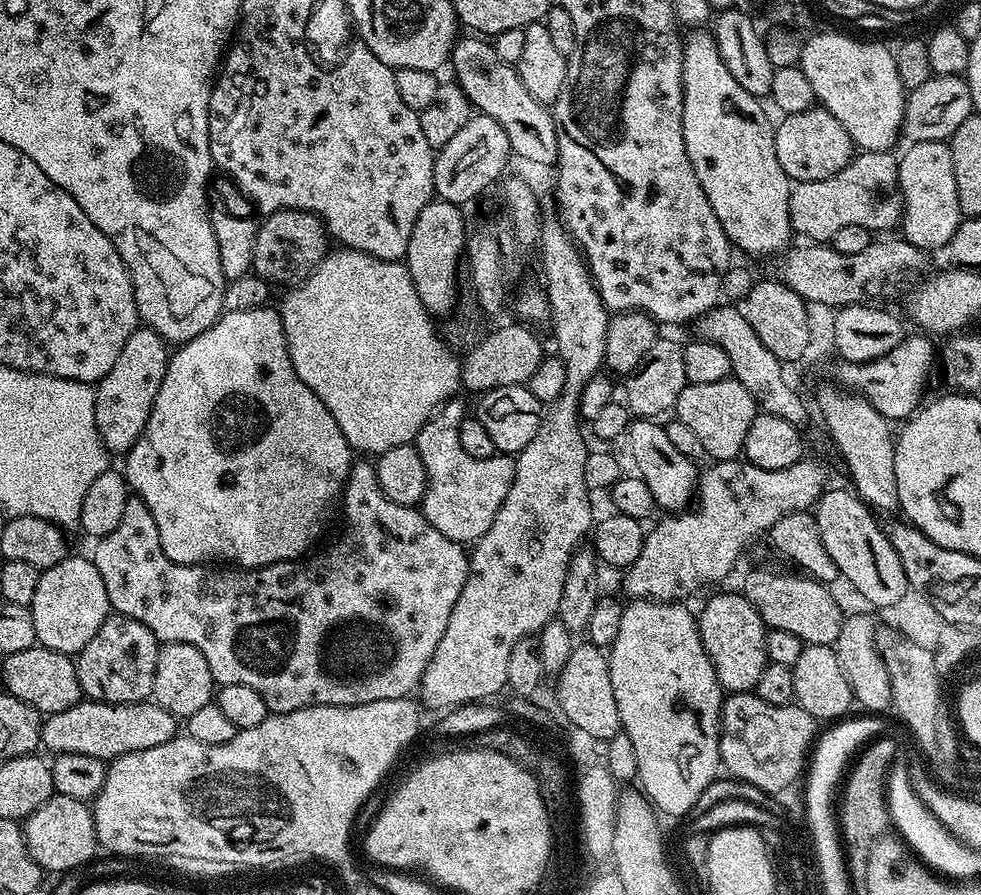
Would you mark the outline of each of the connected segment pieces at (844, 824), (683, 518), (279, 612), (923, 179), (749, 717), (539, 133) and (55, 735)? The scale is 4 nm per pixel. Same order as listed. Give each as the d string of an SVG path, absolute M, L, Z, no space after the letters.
M877 738L855 757L854 763L847 769L838 796L838 831L845 845L868 846L889 831L888 773L897 753L892 748L891 739Z
M740 458L709 463L709 468L699 473L694 507L679 514L661 515L661 520L647 529L642 554L638 554L636 561L623 573L624 592L628 598L672 602L680 598L683 592L694 591L699 584L726 579L732 567L739 562L744 547L755 536L763 537L768 528L782 518L782 514L811 509L826 491L823 466L816 460L808 459L802 458L786 470L762 470Z
M360 458L353 463L348 481L344 483L343 504L344 533L337 538L336 544L330 545L325 550L324 556L309 555L307 558L278 562L265 568L237 568L170 562L170 558L166 558L166 550L162 550L154 514L150 514L146 502L132 494L128 497L126 511L118 521L118 526L110 534L95 541L96 549L90 552L90 559L98 574L102 574L108 607L115 615L129 616L142 622L142 626L146 626L155 634L157 641L164 644L194 646L202 654L202 658L206 658L206 666L210 666L210 674L217 685L237 684L258 690L258 694L262 694L262 702L266 702L269 713L293 712L315 704L365 704L383 700L403 700L411 693L408 692L411 688L413 691L417 687L430 658L434 658L434 650L438 650L438 642L442 642L442 634L446 634L450 610L454 610L454 602L458 602L458 594L462 594L462 586L466 586L470 556L455 540L446 538L446 534L438 534L438 530L434 530L434 526L426 522L419 507L407 508L398 506L398 502L390 502L390 498L382 494L382 486L378 486L376 469L367 459Z
M942 140L918 142L909 149L898 160L900 197L904 200L903 239L921 250L943 249L950 238L954 238L962 219L958 206L958 182L954 182L954 158L950 158L948 145Z
M755 691L731 693L723 701L720 710L720 762L723 771L729 777L760 787L764 792L780 794L783 788L790 787L799 776L801 779L817 736L818 721L806 714L806 710L802 710L799 704L793 702L770 706L770 702L762 702Z
M468 34L465 40L464 37L457 39L452 46L450 68L456 71L455 83L464 89L473 109L481 116L494 118L494 122L506 130L506 138L510 138L510 146L517 157L521 156L532 164L555 165L558 134L551 111L540 104L538 98L531 96L526 86L522 86L522 78L515 67L502 62L487 39L472 34Z
M84 698L70 706L70 710L62 710L45 719L40 730L40 742L52 754L90 754L90 758L111 762L122 754L150 750L150 746L170 742L178 735L176 724L177 717L155 702L104 704L101 700Z

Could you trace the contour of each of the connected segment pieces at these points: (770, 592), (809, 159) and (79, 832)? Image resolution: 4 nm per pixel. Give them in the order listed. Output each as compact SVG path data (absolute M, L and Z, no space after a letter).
M756 568L745 574L742 594L750 606L758 610L762 622L771 631L795 634L797 638L802 638L804 644L835 645L838 630L842 630L845 609L840 609L829 585L819 584L811 576L792 572L771 572L768 568Z
M813 106L810 110L802 110L802 114L784 116L781 121L775 125L776 153L789 181L830 178L852 160L854 145L850 134L846 134L846 126L825 108Z
M53 794L46 803L38 806L38 810L34 810L34 814L23 821L22 835L28 853L45 873L65 874L80 870L98 852L92 809L83 800Z

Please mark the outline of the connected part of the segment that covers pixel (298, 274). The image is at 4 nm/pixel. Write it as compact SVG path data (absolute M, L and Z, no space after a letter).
M293 208L269 212L259 221L256 230L252 271L267 280L269 285L295 286L301 284L324 261L329 251L330 237L327 227L313 212Z

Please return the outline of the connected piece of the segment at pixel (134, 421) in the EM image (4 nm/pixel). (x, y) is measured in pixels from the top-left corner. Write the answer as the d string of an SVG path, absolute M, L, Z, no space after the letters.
M137 326L130 338L126 338L126 346L122 346L122 354L118 354L114 366L110 366L110 374L106 374L95 385L96 425L100 441L109 453L126 454L134 442L138 442L150 418L154 398L158 398L158 386L162 386L162 378L166 378L169 355L169 345L153 328Z

